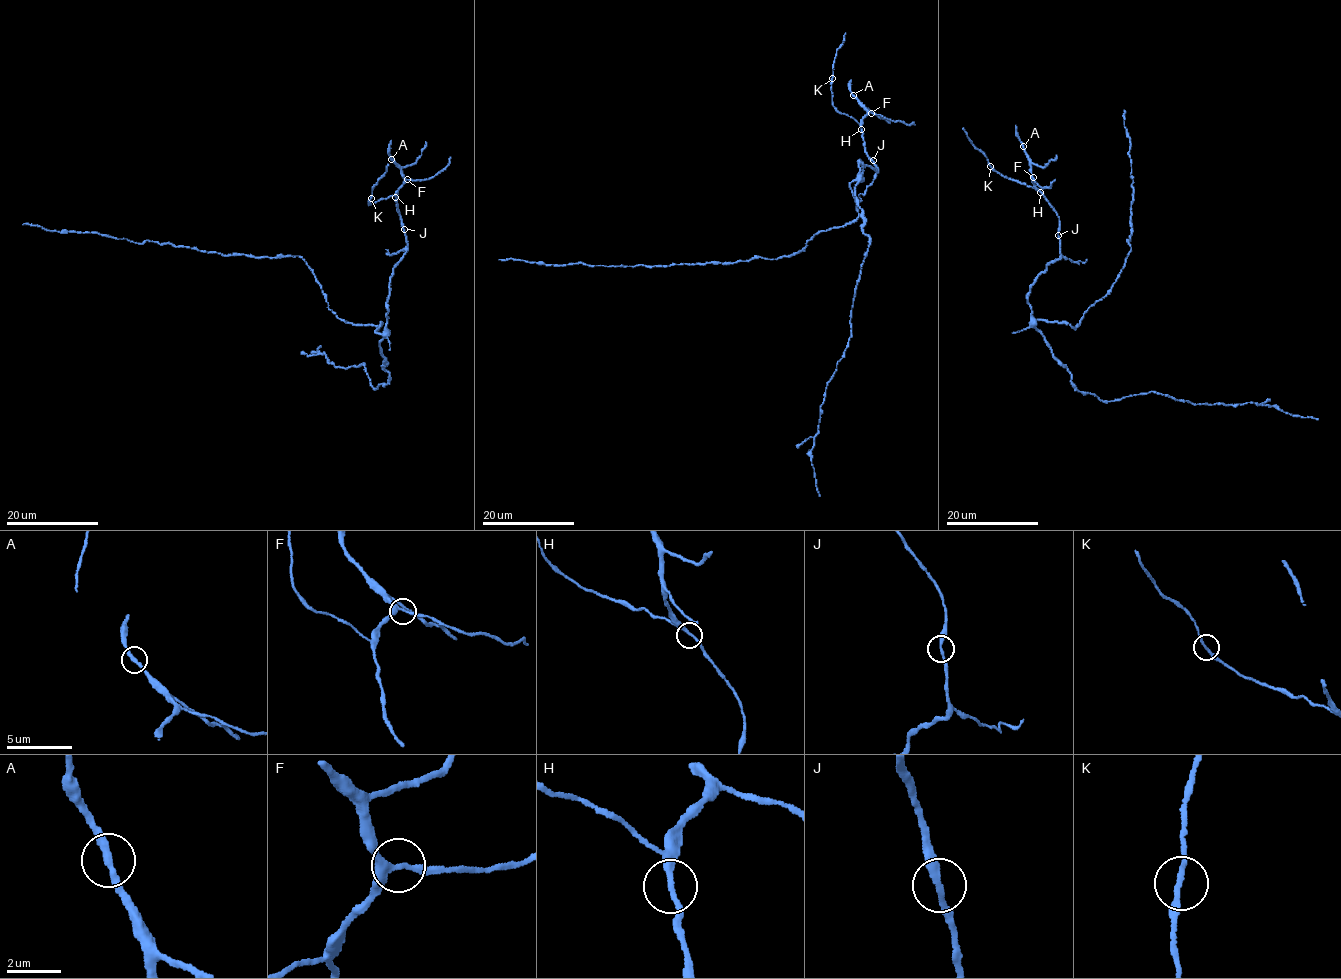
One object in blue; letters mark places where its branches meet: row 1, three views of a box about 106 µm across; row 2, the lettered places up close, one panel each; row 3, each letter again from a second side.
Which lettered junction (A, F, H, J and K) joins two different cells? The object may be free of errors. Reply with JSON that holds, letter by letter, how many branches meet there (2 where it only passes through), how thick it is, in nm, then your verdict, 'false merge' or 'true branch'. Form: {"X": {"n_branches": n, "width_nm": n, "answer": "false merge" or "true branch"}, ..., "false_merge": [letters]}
{"A": {"n_branches": 2, "width_nm": 280, "answer": "true branch"}, "F": {"n_branches": 3, "width_nm": 280, "answer": "true branch"}, "H": {"n_branches": 2, "width_nm": 240, "answer": "true branch"}, "J": {"n_branches": 2, "width_nm": 240, "answer": "true branch"}, "K": {"n_branches": 2, "width_nm": 190, "answer": "true branch"}, "false_merge": []}

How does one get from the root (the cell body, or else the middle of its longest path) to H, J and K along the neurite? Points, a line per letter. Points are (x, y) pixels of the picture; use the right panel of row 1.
H: (1073, 326), (1031, 319), (1030, 284), (1060, 255), (1059, 217), (1040, 192)
J: (1073, 326), (1041, 320), (1035, 322), (1028, 303), (1030, 284), (1045, 271), (1047, 264), (1060, 255), (1058, 235)
K: (1073, 326), (1035, 322), (1028, 303), (1030, 284), (1060, 255), (1056, 211), (1037, 189), (1002, 176), (990, 166)

